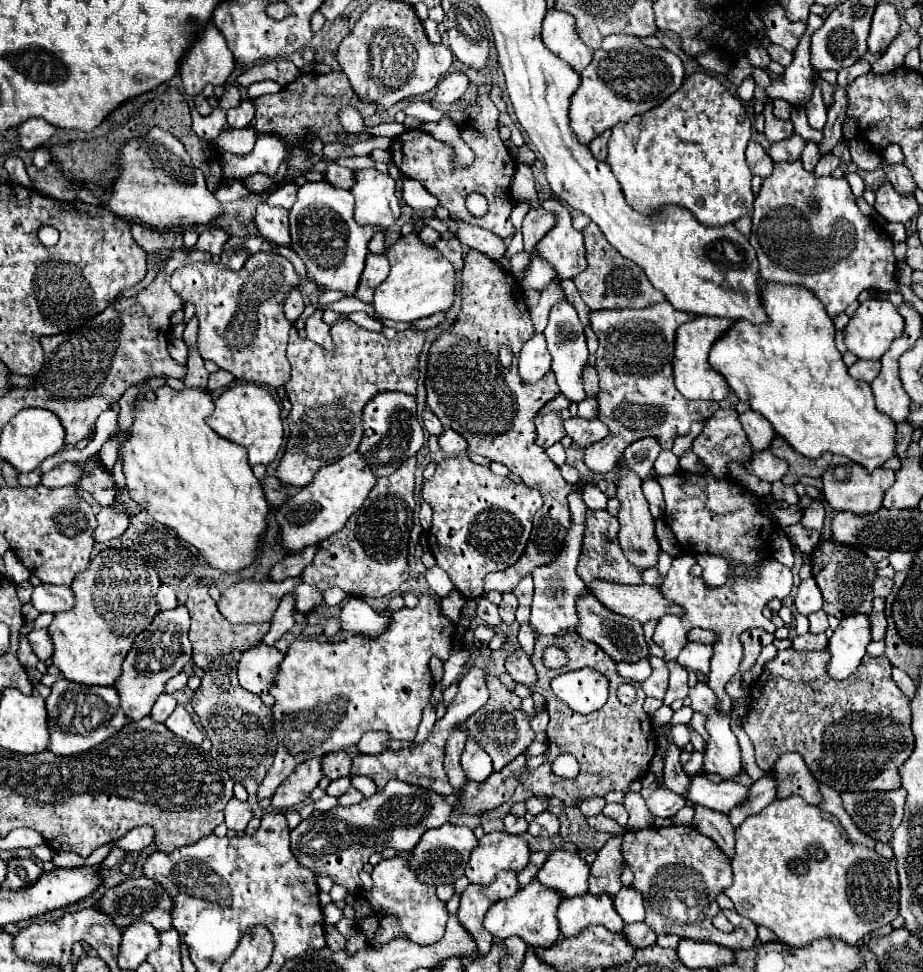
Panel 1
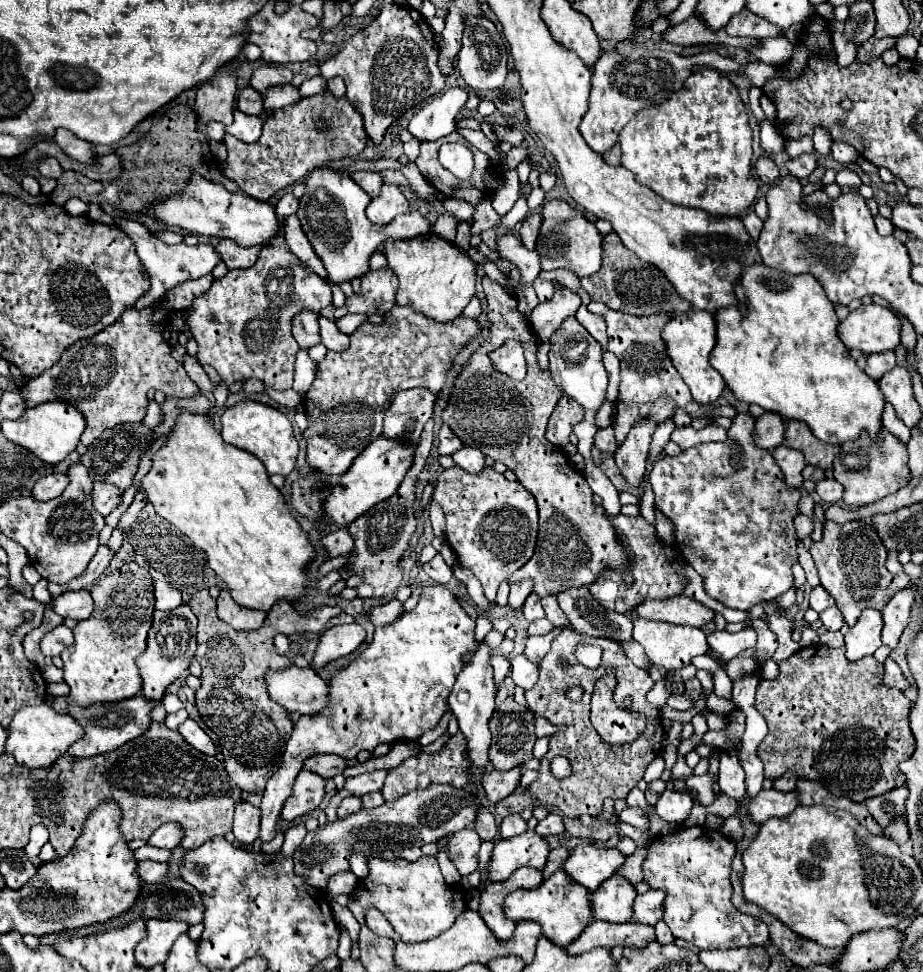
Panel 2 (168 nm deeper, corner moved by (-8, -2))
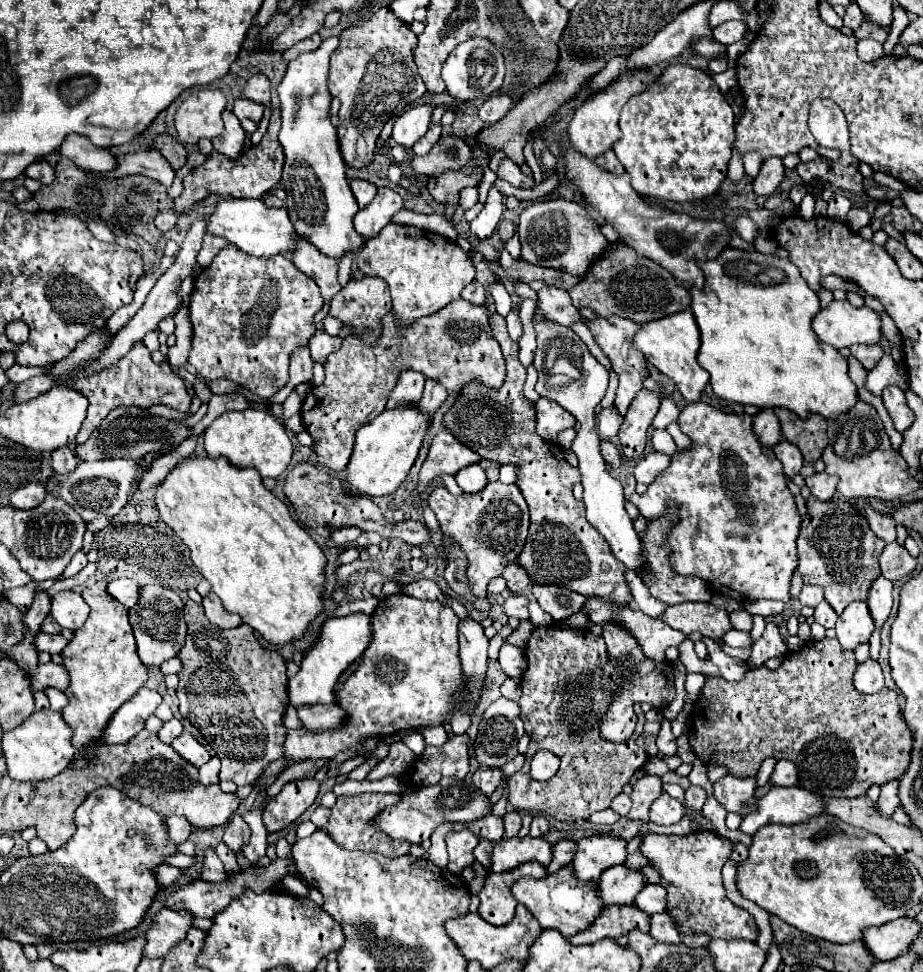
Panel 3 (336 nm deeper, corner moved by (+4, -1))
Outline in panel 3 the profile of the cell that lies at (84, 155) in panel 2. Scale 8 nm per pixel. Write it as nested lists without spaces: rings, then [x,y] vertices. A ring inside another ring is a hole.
[[[70,135],[60,153],[68,159],[72,159],[78,167],[82,167],[84,171],[96,171],[96,173],[108,173],[112,169],[118,167],[116,157],[102,147],[96,147],[94,143],[90,143],[90,139],[82,137],[82,135]]]

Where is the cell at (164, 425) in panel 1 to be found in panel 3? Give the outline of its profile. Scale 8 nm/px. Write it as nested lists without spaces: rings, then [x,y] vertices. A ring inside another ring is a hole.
[[[190,457],[166,475],[156,493],[156,507],[162,521],[188,545],[192,563],[198,567],[202,577],[210,581],[212,591],[220,597],[224,609],[238,613],[242,621],[258,631],[266,643],[282,647],[302,639],[312,621],[324,611],[326,555],[290,517],[288,507],[262,485],[258,471],[234,469],[224,457],[216,461],[208,457]]]

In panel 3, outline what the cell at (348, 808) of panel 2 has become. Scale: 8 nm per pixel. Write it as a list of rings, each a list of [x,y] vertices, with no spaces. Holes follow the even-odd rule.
[[[316,807],[314,813],[312,813],[312,817],[310,817],[310,821],[312,821],[318,829],[324,829],[326,823],[328,823],[328,817],[330,817],[330,809],[326,809],[326,807]]]

